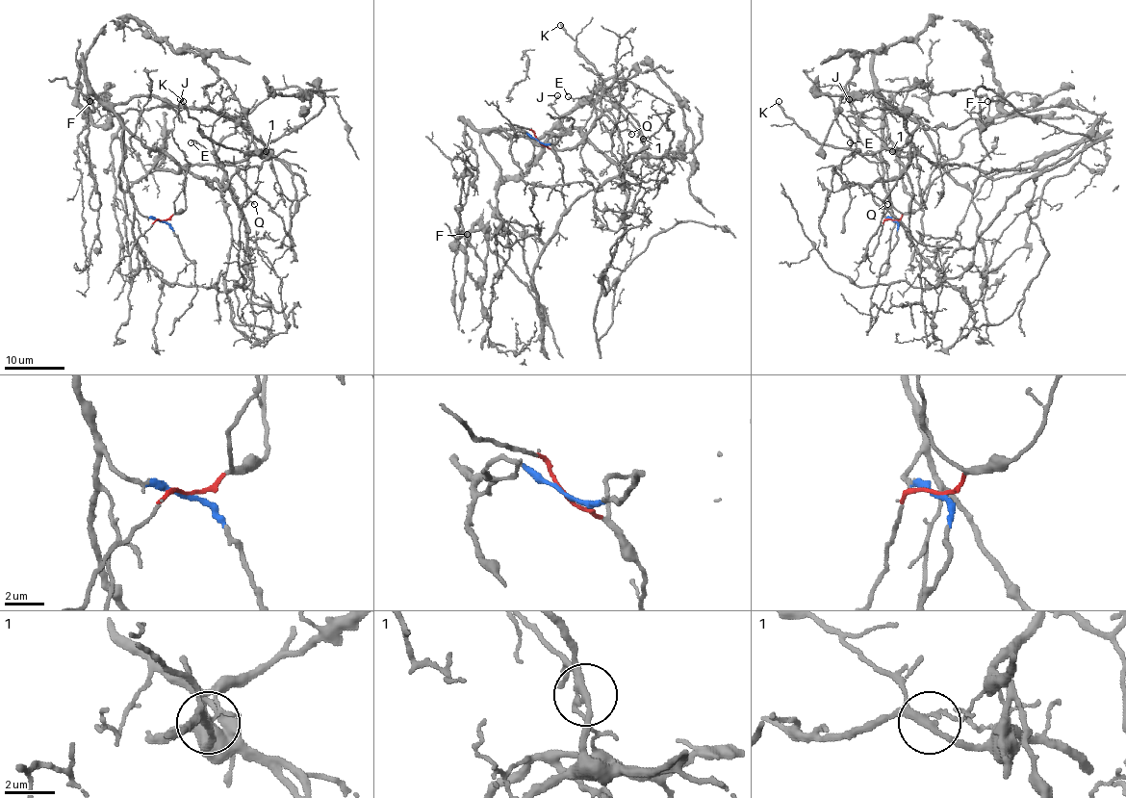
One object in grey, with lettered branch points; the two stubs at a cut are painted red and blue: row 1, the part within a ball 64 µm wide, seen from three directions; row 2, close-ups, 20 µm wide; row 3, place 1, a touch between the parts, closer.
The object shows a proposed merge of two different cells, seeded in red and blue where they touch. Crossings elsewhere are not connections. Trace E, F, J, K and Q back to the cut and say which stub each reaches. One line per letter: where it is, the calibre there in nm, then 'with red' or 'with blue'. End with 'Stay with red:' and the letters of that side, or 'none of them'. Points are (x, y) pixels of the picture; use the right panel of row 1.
E: (850, 142) | 130 nm | with red
F: (987, 101) | 180 nm | with blue
J: (849, 99) | 180 nm | with red
K: (779, 101) | 240 nm | with red
Q: (887, 204) | 140 nm | with blue
Stay with red: E, J, K

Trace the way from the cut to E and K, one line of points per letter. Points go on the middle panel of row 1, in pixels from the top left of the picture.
E: (539, 141), (563, 166), (567, 209), (642, 153), (642, 134), (610, 102), (594, 93), (588, 102), (569, 96)
K: (539, 141), (563, 166), (561, 195), (567, 209), (618, 177), (642, 153), (641, 126), (559, 24)

